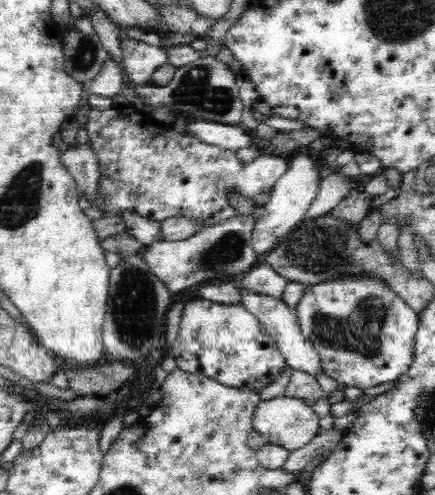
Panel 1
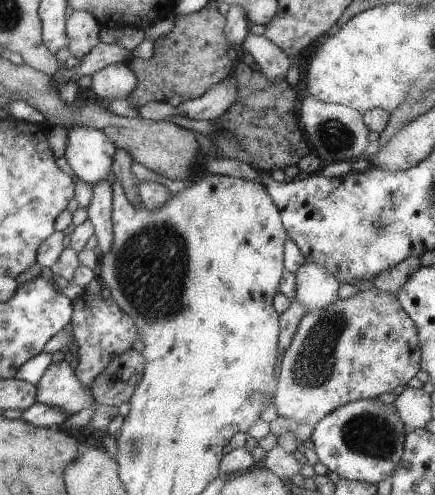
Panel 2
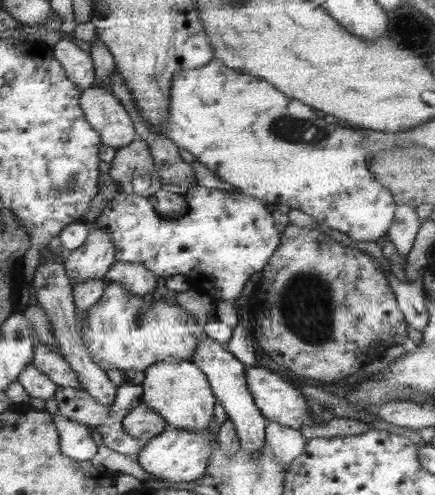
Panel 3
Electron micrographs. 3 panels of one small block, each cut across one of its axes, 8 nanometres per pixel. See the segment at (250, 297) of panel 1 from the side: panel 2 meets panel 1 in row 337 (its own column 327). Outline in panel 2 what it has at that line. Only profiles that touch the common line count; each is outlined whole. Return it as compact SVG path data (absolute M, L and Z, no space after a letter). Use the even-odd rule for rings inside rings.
M305 264L295 270L295 296L293 301L303 306L304 312L319 310L325 304L337 300L337 290L341 282L335 274L327 272L321 266Z

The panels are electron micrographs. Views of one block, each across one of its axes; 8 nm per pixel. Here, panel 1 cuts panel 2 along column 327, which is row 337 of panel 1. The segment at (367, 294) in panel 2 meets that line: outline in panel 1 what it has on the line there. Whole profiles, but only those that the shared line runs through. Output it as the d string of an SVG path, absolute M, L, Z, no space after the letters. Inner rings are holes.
M344 276L312 284L295 304L302 336L316 350L321 372L362 390L393 382L414 362L417 314L400 295L371 276Z

